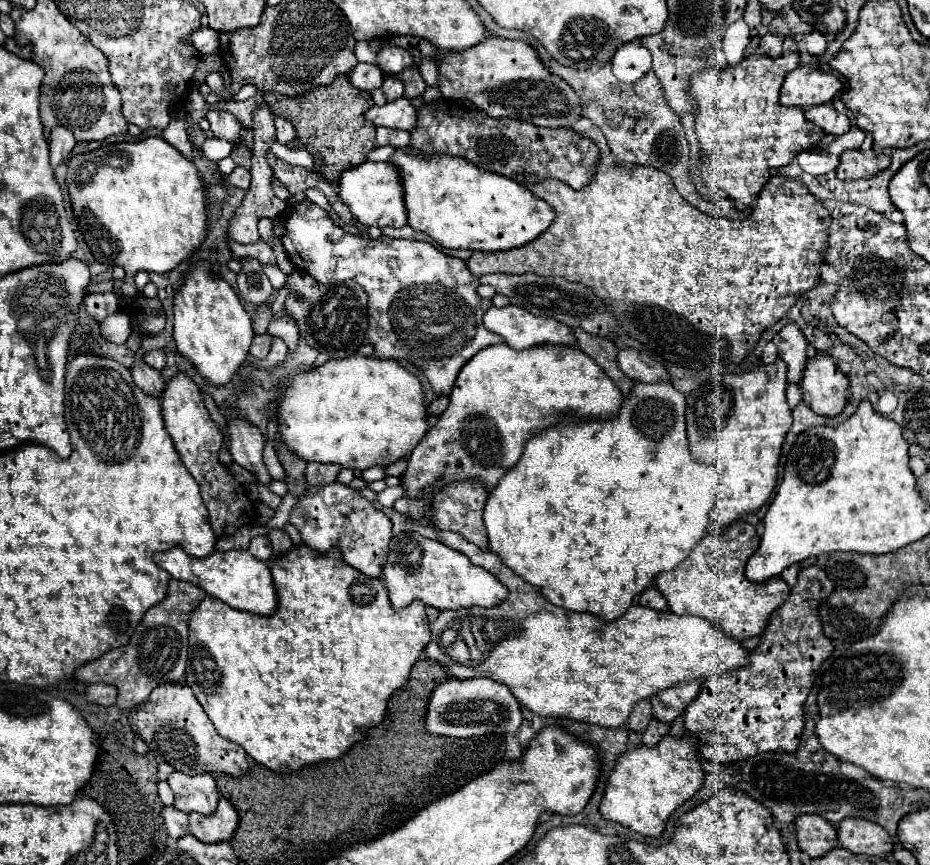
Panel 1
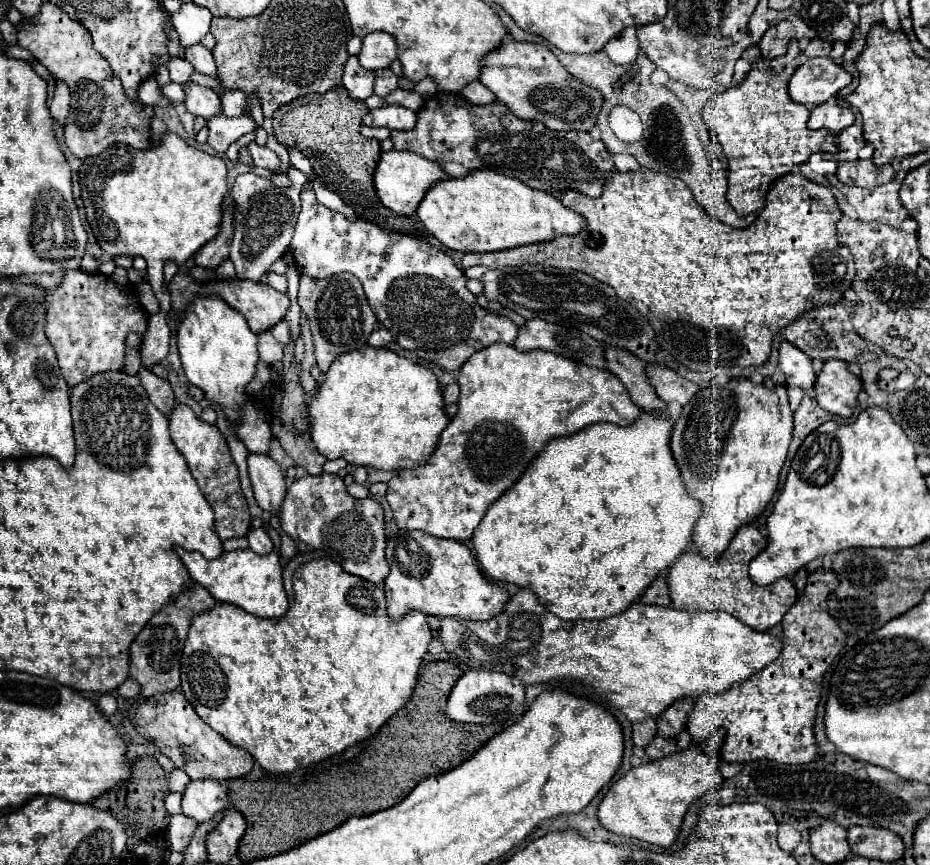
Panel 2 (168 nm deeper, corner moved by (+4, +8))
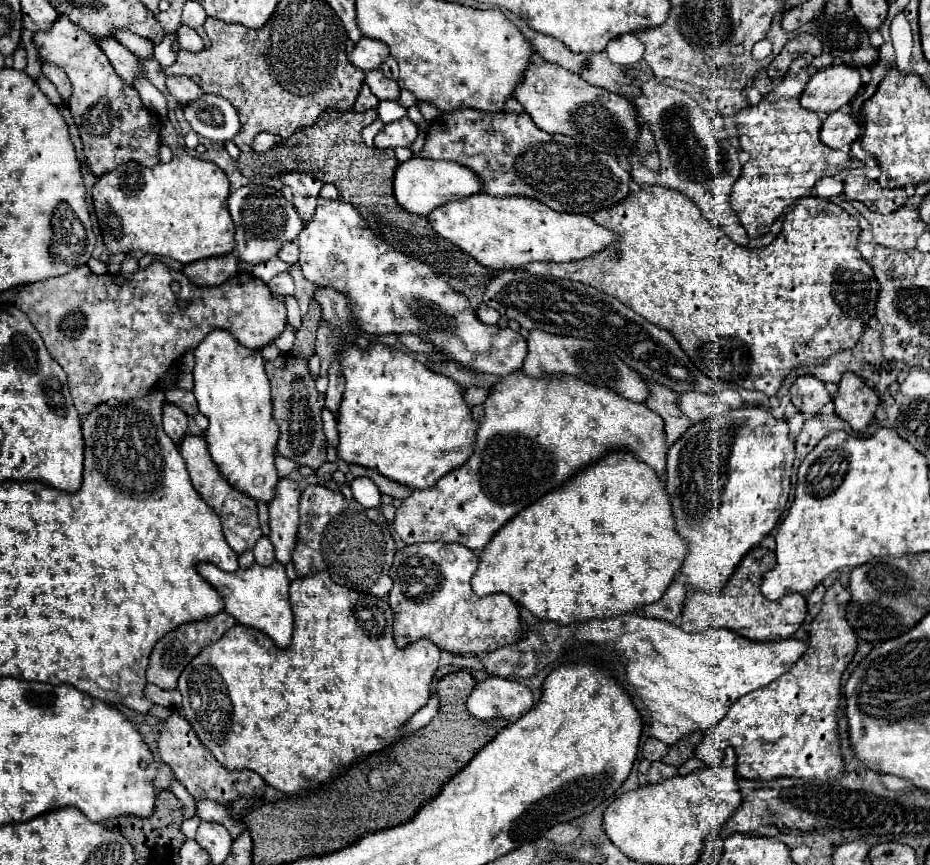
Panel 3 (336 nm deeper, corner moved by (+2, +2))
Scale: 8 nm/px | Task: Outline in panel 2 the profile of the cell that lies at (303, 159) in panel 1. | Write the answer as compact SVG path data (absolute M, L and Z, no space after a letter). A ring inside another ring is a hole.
M224 112L212 116L206 120L206 126L210 130L208 136L208 144L216 150L216 152L226 152L228 146L232 142L236 142L242 134L254 132L256 122L248 116L240 116L240 118L230 118Z

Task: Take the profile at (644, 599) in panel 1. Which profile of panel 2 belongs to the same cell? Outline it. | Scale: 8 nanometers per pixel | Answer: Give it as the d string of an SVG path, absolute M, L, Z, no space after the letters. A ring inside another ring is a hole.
M660 574L652 586L642 594L640 602L644 604L658 604L658 606L670 606L670 590L668 590L668 582L666 576Z

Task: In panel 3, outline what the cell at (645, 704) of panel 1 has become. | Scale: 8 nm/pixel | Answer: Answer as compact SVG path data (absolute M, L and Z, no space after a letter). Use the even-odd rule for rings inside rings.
M648 738L644 748L642 748L642 758L654 762L654 760L662 760L662 756L668 752L668 744L656 740L656 738Z

